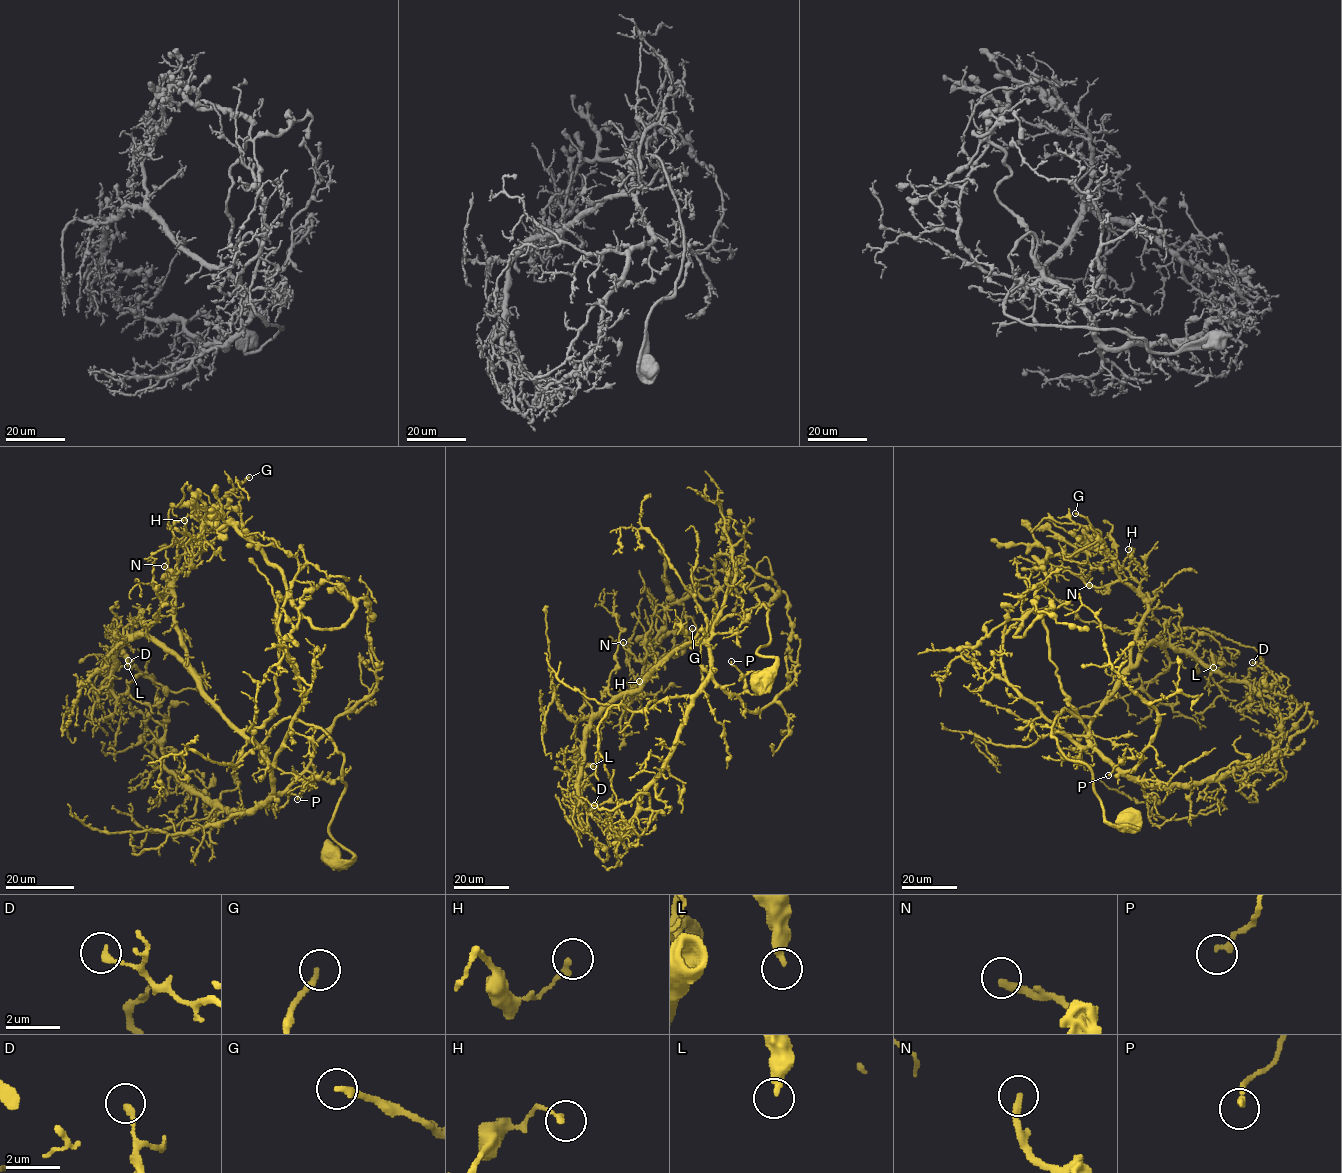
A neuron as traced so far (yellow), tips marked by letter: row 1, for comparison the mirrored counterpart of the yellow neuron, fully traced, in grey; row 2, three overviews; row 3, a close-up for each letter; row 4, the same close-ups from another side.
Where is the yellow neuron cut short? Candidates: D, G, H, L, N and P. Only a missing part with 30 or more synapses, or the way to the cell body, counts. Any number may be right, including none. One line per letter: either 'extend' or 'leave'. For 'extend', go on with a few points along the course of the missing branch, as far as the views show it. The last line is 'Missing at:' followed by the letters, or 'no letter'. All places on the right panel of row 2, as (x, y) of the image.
D: leave
G: leave
H: leave
L: leave
N: extend; course (1089, 585), (1078, 585), (1051, 569), (1042, 569), (1036, 564)
P: leave
Missing at: N

